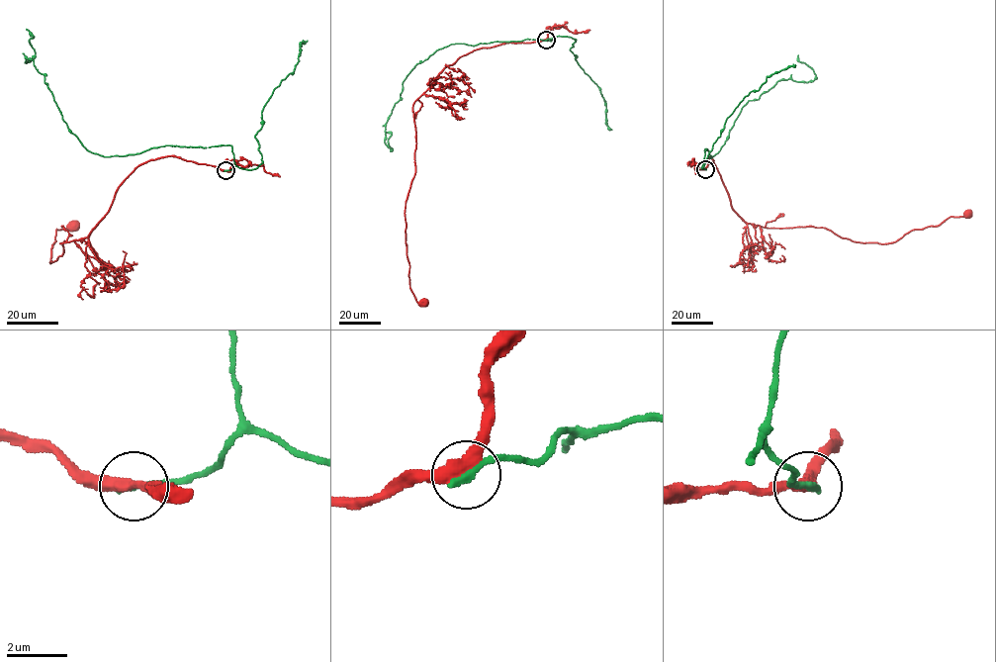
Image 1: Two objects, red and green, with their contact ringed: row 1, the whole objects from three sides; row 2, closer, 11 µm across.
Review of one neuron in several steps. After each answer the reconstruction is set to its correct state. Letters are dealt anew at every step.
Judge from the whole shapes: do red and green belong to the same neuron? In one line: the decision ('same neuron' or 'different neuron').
different neuron

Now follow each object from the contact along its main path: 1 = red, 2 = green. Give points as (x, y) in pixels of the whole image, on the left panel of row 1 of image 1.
1: (226, 170), (171, 155), (139, 164), (87, 236), (59, 243), (63, 252), (50, 263), (56, 230), (72, 226)
2: (226, 170), (234, 164), (228, 144), (89, 151), (45, 75), (25, 62), (35, 55), (26, 29)

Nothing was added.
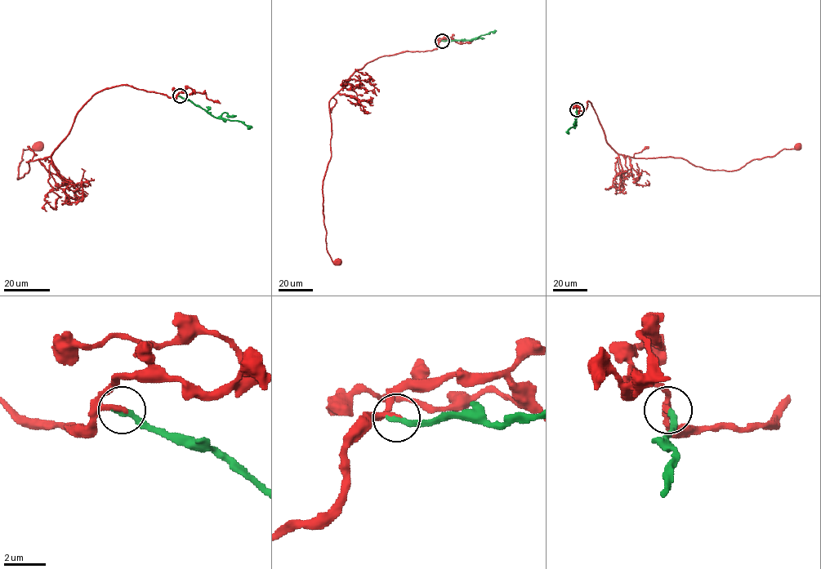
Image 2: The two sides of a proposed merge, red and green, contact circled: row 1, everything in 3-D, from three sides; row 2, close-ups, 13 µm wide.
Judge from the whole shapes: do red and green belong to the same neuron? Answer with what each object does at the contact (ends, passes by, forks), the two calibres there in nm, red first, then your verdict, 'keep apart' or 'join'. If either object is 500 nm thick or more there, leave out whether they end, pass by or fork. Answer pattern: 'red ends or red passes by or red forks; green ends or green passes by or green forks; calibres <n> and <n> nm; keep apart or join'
red ends; green ends; calibres 240 and 300 nm; join

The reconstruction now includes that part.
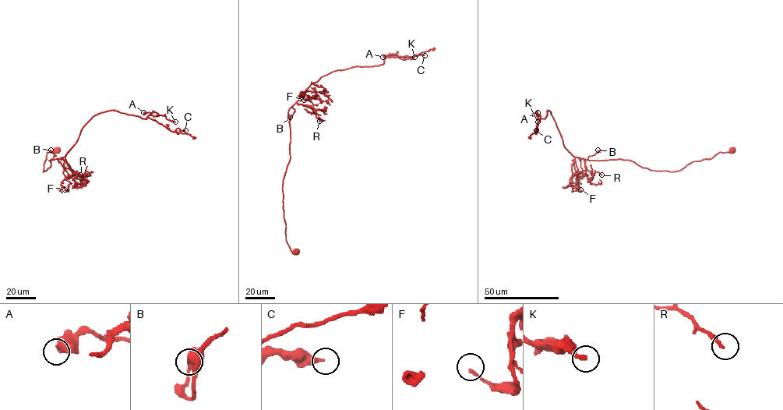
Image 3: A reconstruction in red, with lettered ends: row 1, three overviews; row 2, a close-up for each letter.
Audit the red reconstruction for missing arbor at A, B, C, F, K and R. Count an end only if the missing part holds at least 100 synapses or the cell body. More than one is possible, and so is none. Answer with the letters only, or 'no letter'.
no letter

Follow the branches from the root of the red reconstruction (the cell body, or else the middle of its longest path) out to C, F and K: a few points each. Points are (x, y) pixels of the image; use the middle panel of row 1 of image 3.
C: (295, 252), (286, 239), (283, 202), (289, 109), (333, 71), (425, 55)
F: (295, 252), (290, 250), (286, 239), (282, 182), (290, 159), (288, 111), (303, 93), (309, 97), (304, 100)
K: (295, 252), (286, 239), (283, 202), (289, 109), (332, 72), (379, 65), (392, 54), (414, 57)

